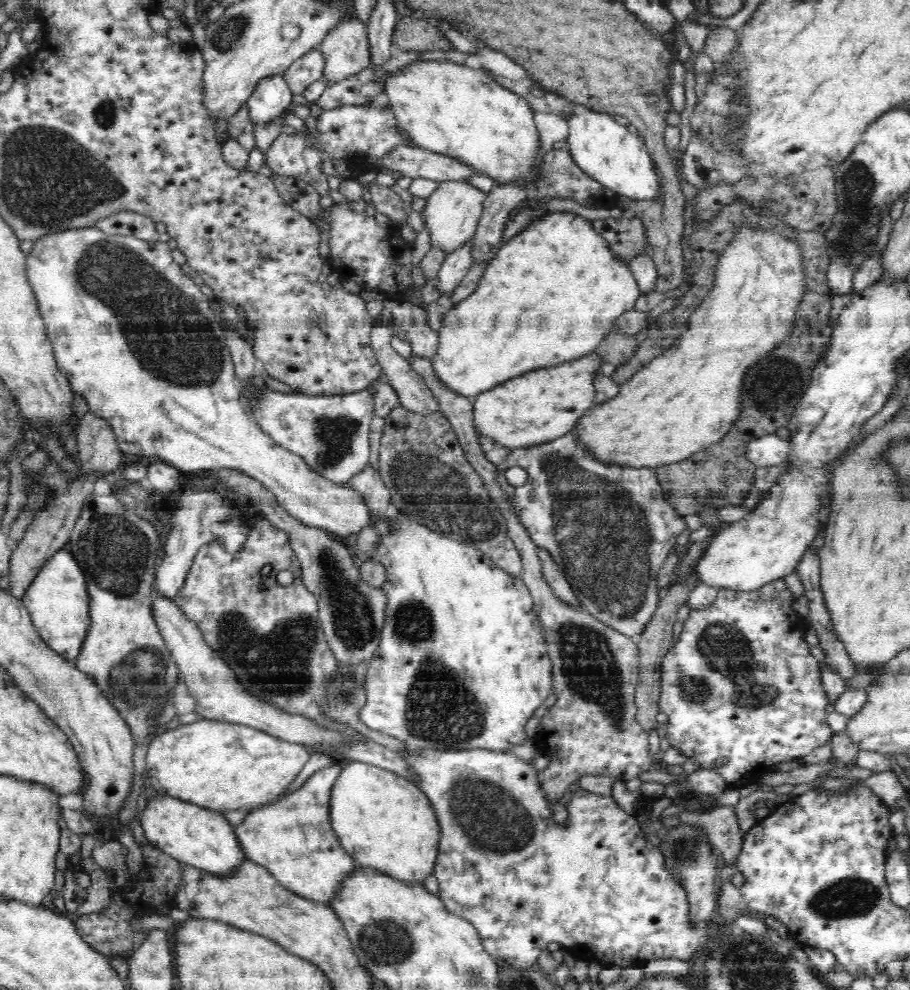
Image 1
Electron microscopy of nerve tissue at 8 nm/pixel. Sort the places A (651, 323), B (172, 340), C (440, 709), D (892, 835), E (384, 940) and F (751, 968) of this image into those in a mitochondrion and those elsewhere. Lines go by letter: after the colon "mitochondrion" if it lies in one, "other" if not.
A: other
B: mitochondrion
C: mitochondrion
D: other
E: mitochondrion
F: mitochondrion

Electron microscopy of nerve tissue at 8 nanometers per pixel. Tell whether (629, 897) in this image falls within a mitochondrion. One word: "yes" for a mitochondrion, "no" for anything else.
no

